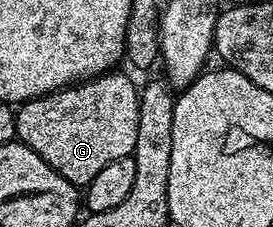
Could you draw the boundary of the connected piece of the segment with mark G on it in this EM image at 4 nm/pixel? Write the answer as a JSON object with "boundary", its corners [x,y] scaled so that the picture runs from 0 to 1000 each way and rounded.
{"boundary":[[[403,308],[333,352],[293,357],[245,388],[216,388],[165,423],[136,423],[125,441],[95,441],[59,480],[62,617],[95,634],[172,731],[187,731],[245,802],[308,819],[363,767],[407,714],[432,696],[484,687],[495,661],[495,608],[509,608],[509,419],[505,374],[487,374],[473,335],[454,335],[443,308]]]}

